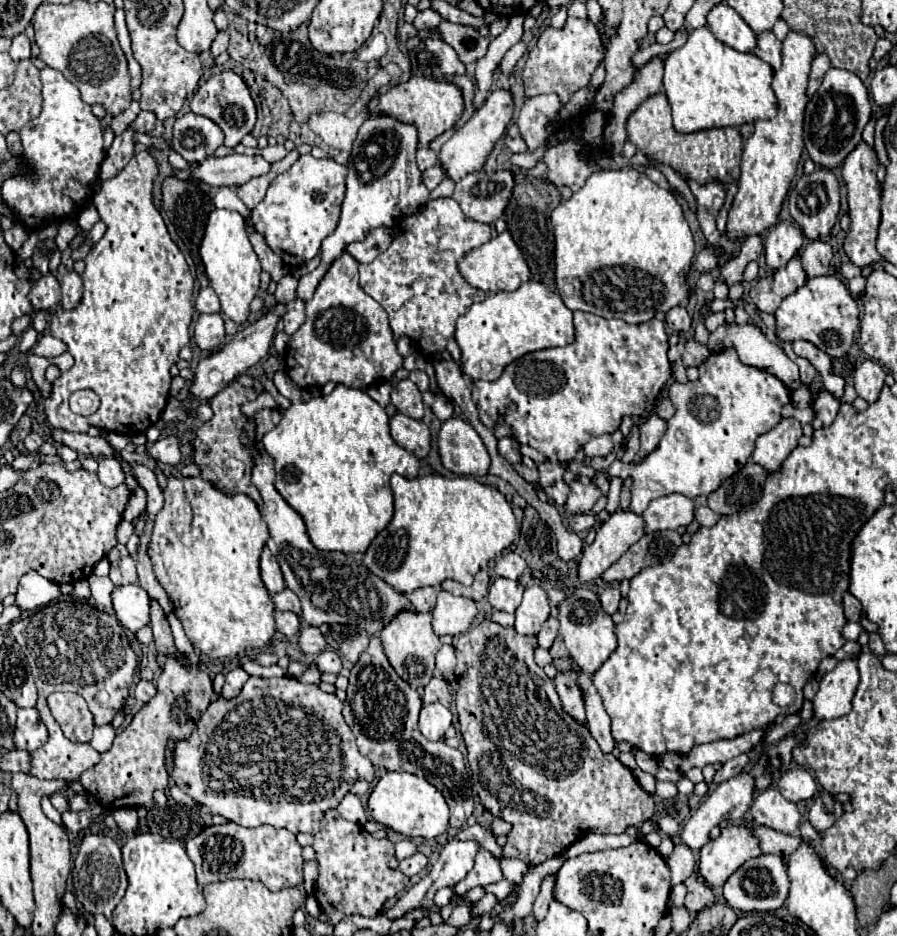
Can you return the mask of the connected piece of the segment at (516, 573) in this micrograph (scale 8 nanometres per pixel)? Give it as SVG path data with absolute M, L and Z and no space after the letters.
M505 552L497 562L495 562L495 572L501 578L509 578L509 580L519 580L521 574L525 572L527 564L525 560L515 554L515 552Z

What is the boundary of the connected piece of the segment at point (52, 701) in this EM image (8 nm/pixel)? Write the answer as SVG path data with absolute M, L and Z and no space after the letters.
M53 692L47 698L47 704L65 738L73 742L91 742L95 728L93 714L81 696L73 692Z

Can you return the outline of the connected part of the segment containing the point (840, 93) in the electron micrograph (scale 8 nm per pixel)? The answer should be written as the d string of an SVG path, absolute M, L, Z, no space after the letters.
M829 68L819 90L811 96L805 110L805 148L815 164L837 168L845 156L861 142L861 132L871 118L871 102L865 84L849 70Z

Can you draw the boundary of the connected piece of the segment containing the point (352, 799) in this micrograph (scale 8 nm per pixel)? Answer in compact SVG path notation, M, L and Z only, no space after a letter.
M351 792L341 800L341 804L337 806L337 812L349 822L355 822L361 826L367 822L367 814L365 814L365 808L363 808L359 796L355 796Z

